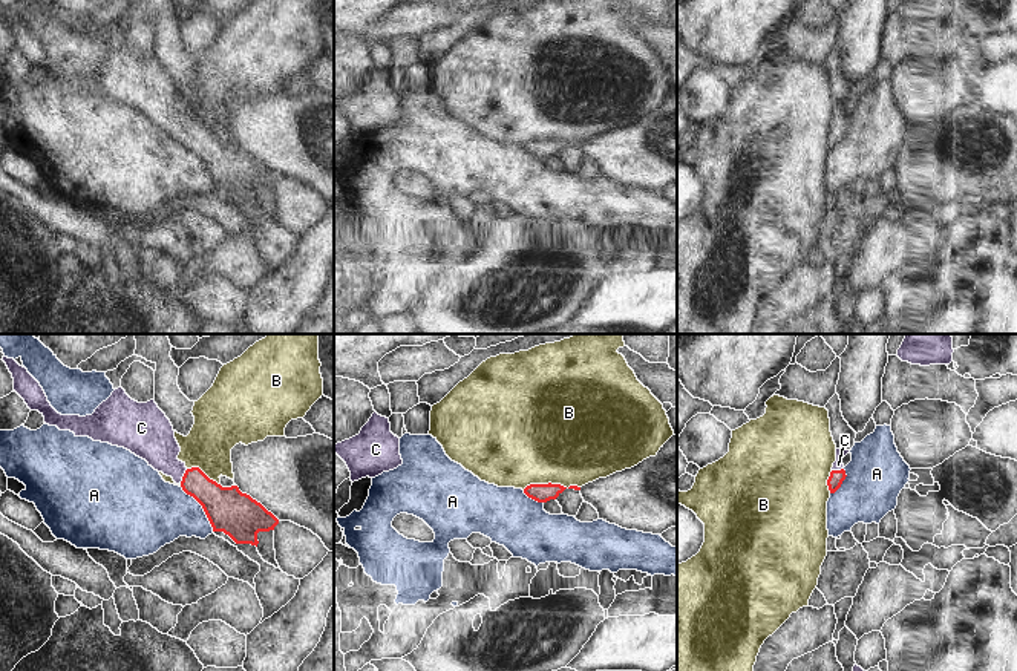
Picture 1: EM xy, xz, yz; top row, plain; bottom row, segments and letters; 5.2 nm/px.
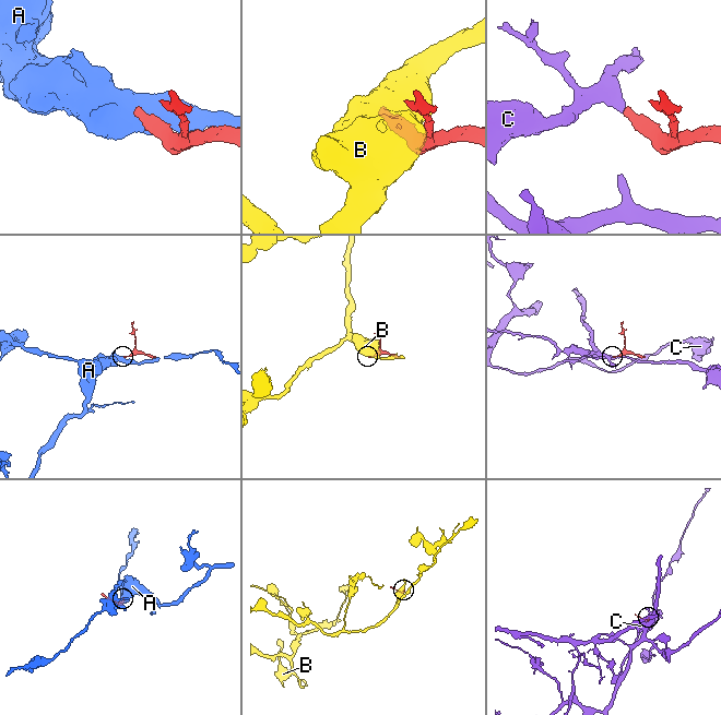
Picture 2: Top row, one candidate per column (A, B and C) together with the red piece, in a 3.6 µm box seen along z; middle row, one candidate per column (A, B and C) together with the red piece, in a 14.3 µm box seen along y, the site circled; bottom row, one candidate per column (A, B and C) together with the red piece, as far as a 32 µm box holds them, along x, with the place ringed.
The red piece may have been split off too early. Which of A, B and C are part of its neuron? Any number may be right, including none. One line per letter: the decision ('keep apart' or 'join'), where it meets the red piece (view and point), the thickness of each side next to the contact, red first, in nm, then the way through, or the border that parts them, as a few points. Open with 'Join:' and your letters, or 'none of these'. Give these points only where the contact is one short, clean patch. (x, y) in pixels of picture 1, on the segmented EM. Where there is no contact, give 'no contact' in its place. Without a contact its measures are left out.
Join: C
A: keep apart | xy (202, 507) | 240/340 nm
B: keep apart | xz (550, 483) | 100/500 nm
C: join | xy (183, 477) | 190/220 nm | across xy (221, 504), (192, 480), (183, 477), (163, 457), (153, 440)

